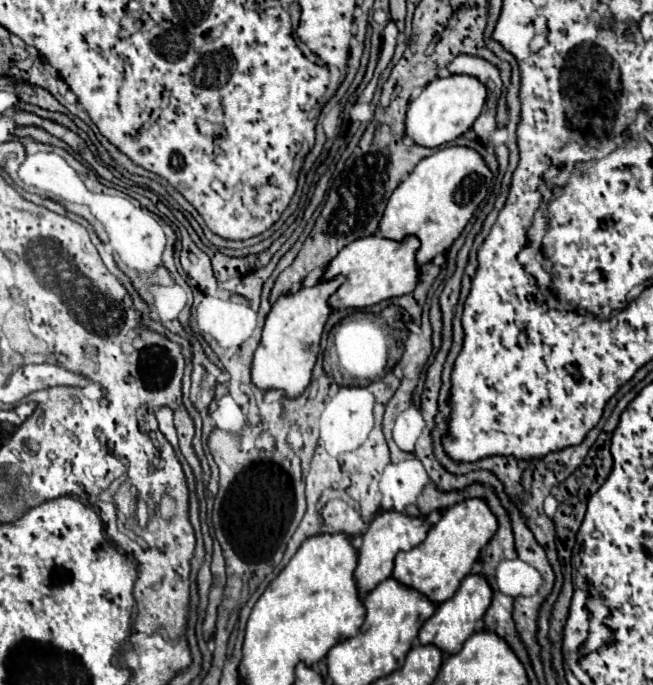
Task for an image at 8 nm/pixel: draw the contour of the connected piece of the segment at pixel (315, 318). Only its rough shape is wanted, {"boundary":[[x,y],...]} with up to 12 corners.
{"boundary":[[344,278],[272,306],[252,384],[296,398],[310,384],[328,298]]}

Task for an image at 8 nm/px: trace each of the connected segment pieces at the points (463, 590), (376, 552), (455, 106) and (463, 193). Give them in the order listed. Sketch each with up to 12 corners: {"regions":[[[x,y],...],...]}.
{"regions":[[[466,576],[418,634],[444,656],[460,652],[488,610],[484,576]],[[380,512],[362,534],[360,600],[392,576],[394,556],[428,534],[426,520]],[[472,76],[432,80],[406,110],[406,136],[438,148],[480,116]],[[440,148],[388,198],[378,230],[446,252],[488,194],[476,150]]]}

